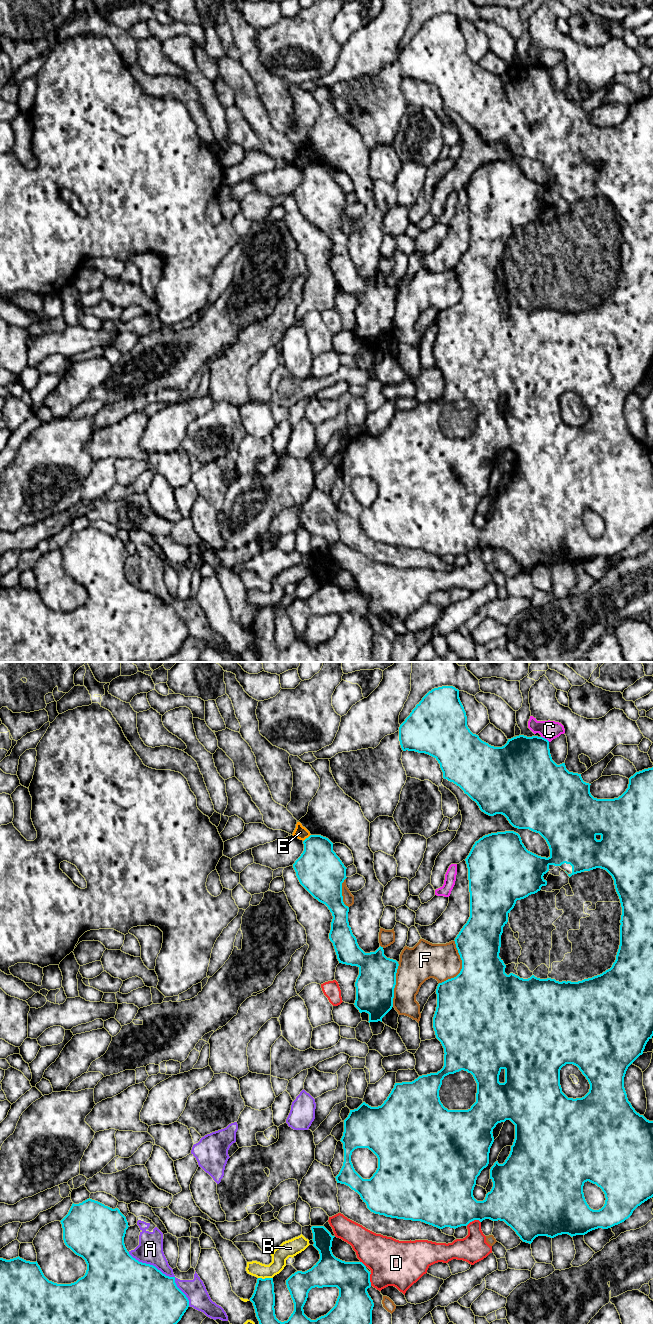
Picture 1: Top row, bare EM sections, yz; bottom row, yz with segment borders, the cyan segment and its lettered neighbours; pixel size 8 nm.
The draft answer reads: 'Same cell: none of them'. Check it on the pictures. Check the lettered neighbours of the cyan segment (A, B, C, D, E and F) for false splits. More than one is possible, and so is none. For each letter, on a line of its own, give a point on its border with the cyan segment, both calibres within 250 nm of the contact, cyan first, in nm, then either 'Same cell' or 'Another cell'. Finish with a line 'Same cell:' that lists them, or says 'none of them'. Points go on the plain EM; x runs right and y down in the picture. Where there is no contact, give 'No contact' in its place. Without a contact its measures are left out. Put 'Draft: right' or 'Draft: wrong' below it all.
A: Touches cyan at yz (164, 602). Thickness 500 nm (cyan) against 200 nm. Another cell
B: Touches cyan at yz (265, 606). Thickness 190 nm (cyan) against 130 nm. Another cell
C: Touches cyan at yz (544, 66). Thickness 420 nm (cyan) against 150 nm. Another cell
D: Touches cyan at yz (473, 548). Thickness 400 nm (cyan) against 220 nm. Another cell
E: Touches cyan at yz (306, 166). Thickness 340 nm (cyan) against 110 nm. Another cell
F: Touches cyan at yz (462, 294). Thickness 460 nm (cyan) against 280 nm. Another cell
Same cell: none of them
Draft: right

